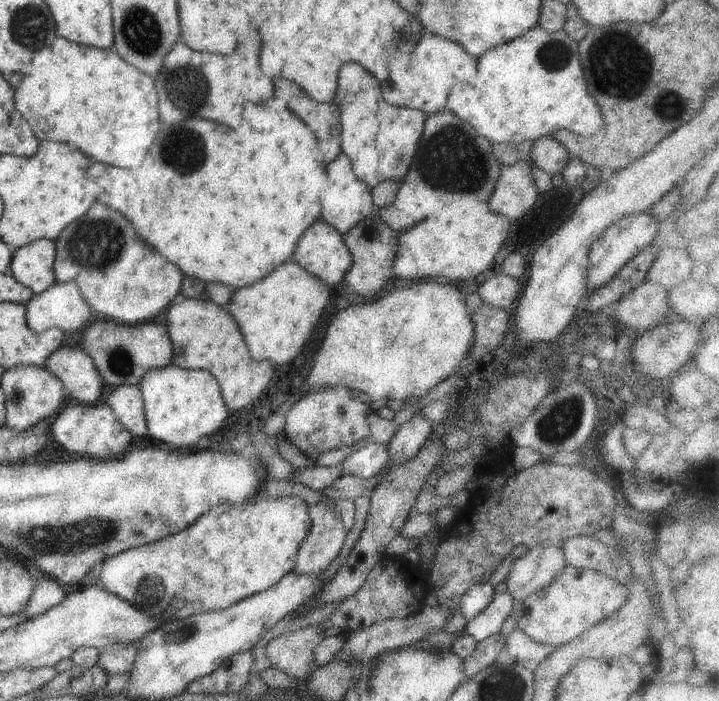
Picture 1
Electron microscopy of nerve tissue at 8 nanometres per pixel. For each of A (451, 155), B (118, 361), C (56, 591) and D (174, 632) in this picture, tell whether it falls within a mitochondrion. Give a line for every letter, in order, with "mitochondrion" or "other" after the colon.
A: mitochondrion
B: mitochondrion
C: other
D: mitochondrion

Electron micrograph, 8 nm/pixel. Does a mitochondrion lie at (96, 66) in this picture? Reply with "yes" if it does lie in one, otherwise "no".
no

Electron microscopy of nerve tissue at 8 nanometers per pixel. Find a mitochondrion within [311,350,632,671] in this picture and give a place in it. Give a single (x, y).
(554, 428)

